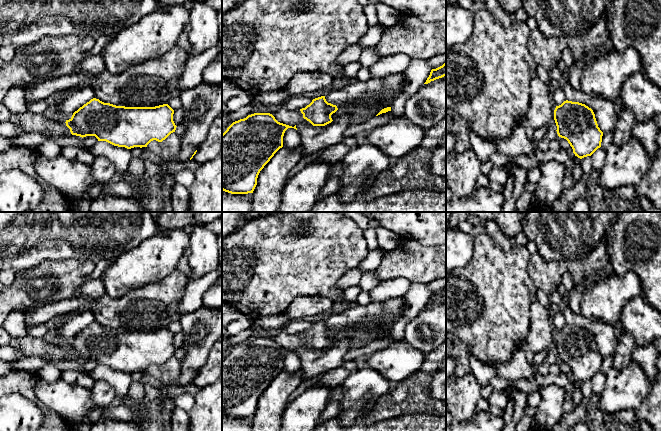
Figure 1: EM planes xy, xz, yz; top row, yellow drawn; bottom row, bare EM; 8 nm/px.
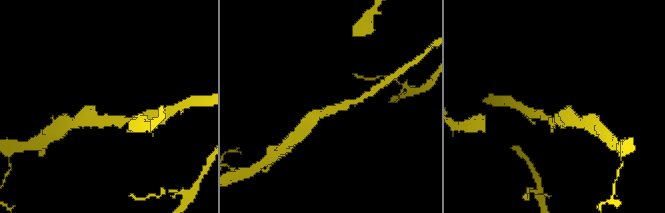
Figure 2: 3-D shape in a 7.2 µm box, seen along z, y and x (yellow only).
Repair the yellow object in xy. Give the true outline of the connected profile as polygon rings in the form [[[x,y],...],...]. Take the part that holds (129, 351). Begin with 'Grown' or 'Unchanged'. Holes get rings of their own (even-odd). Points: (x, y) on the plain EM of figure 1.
Unchanged. [[[93,322],[75,335],[65,347],[72,359],[82,362],[95,360],[98,365],[106,365],[114,370],[131,373],[147,371],[153,364],[162,366],[175,356],[177,350],[173,345],[173,338],[174,334],[168,328],[155,331],[125,331]]]

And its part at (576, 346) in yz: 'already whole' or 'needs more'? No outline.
already whole

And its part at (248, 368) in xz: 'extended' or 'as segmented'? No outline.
as segmented

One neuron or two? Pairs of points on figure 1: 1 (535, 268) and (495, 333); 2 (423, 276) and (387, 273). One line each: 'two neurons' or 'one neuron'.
1: two neurons
2: one neuron

